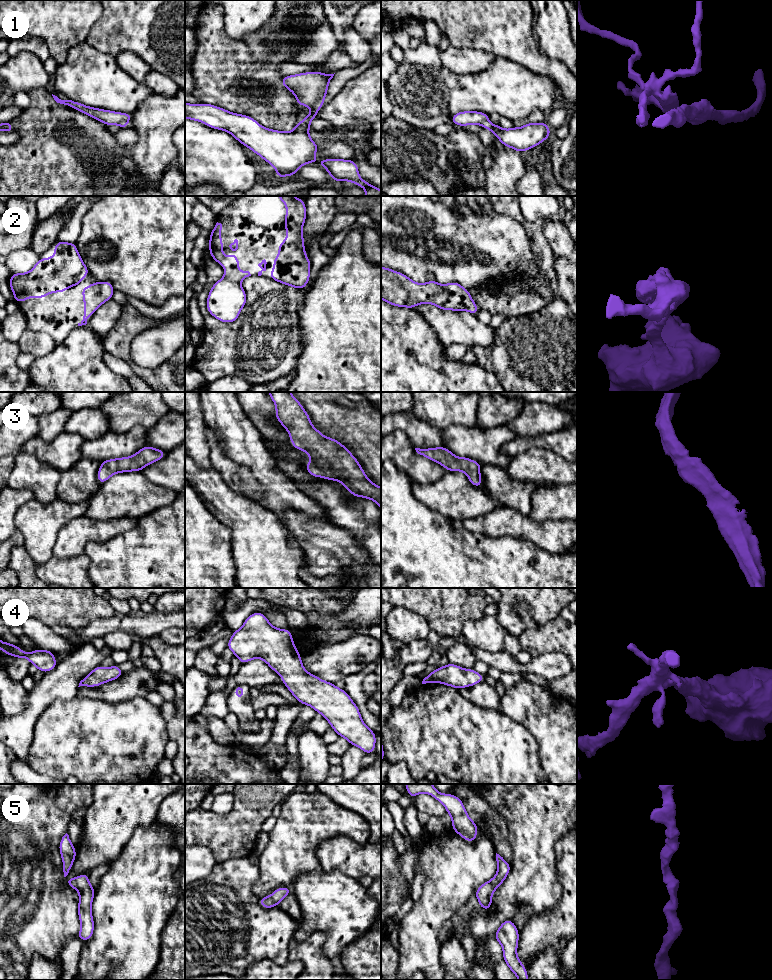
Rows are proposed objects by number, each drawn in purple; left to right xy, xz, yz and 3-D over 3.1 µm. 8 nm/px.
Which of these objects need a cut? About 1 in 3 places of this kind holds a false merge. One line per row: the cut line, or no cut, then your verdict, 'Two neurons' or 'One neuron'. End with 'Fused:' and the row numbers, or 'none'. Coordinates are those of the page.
1: No split. One neuron
2: No split. One neuron
3: No split. One neuron
4: No split. One neuron
5: No split. One neuron
Fused: none

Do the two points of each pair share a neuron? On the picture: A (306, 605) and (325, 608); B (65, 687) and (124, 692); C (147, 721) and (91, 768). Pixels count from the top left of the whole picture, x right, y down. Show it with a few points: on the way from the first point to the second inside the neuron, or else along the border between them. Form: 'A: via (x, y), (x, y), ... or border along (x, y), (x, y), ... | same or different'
A: via (311, 605), (320, 605) | same
B: border along (78, 687), (75, 695) | different
C: via (133, 734), (123, 743), (115, 744), (105, 754) | same

